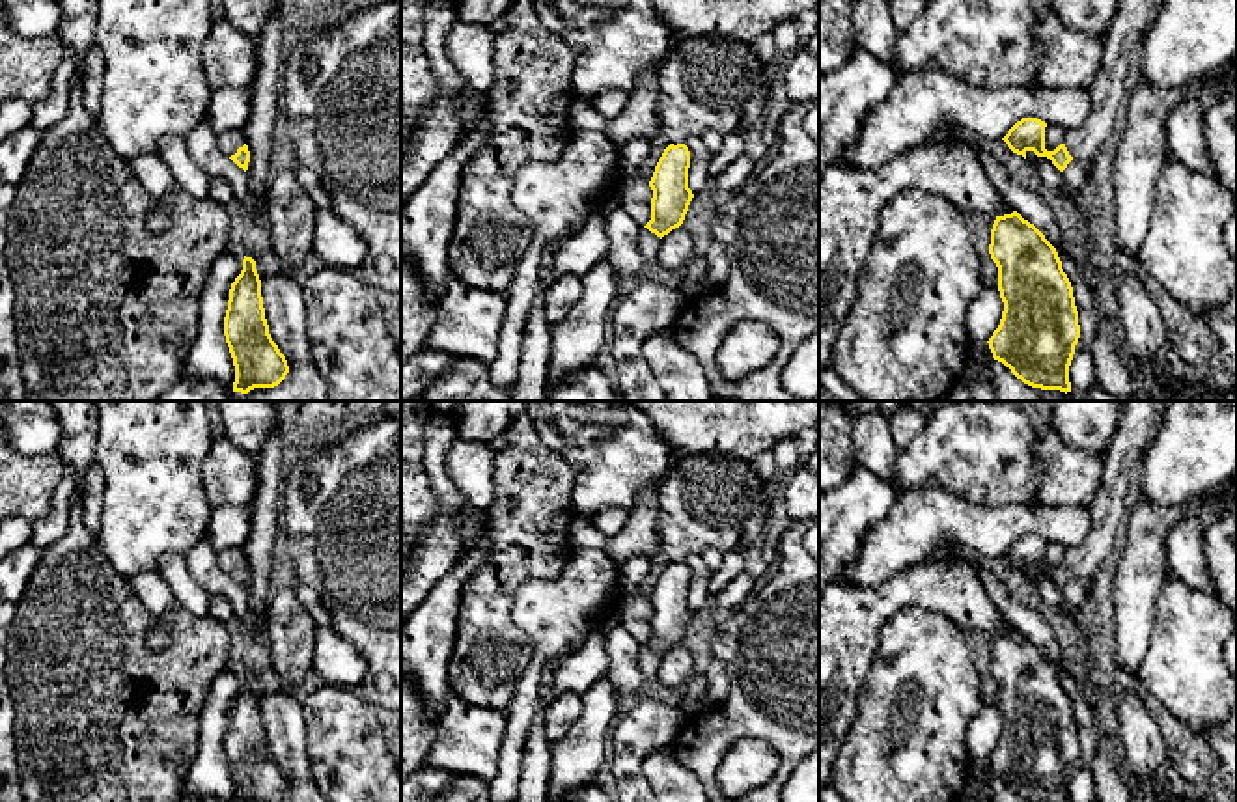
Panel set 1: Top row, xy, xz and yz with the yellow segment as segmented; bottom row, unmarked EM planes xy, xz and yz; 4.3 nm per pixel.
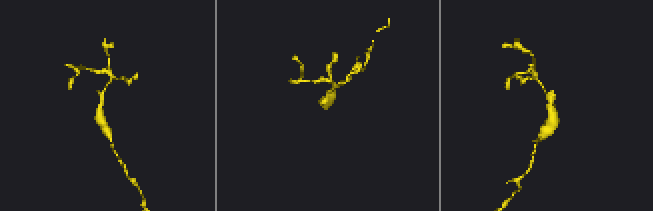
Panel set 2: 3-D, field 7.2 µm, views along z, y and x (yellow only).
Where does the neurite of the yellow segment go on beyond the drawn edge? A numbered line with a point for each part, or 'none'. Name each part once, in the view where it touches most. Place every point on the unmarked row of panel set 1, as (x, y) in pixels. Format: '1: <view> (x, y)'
1: xy (230, 558)

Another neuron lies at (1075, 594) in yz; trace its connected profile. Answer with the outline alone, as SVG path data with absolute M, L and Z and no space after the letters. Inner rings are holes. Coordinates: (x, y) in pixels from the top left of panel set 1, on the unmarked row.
M1091 576L1090 578L1071 578L1067 586L1062 589L1063 597L1063 614L1075 615L1077 612L1082 612L1091 588Z

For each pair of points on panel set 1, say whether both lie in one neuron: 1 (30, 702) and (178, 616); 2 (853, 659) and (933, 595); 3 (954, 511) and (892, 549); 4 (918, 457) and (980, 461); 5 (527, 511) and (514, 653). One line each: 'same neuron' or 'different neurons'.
1: same neuron
2: same neuron
3: same neuron
4: same neuron
5: same neuron

